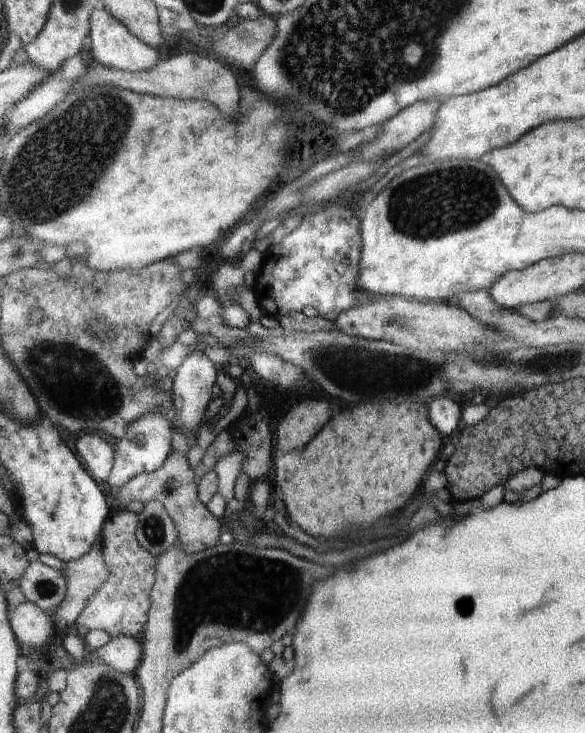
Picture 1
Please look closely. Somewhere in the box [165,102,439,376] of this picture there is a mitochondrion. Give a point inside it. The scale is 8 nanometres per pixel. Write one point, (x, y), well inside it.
(397, 321)

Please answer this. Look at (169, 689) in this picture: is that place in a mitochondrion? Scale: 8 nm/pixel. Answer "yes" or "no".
no

